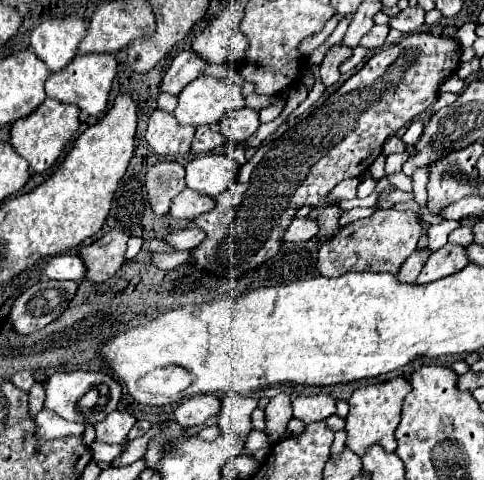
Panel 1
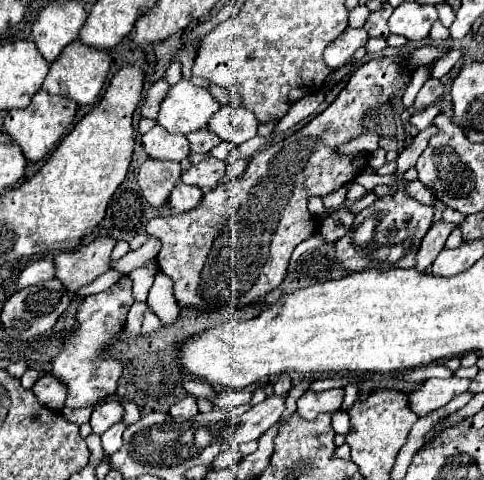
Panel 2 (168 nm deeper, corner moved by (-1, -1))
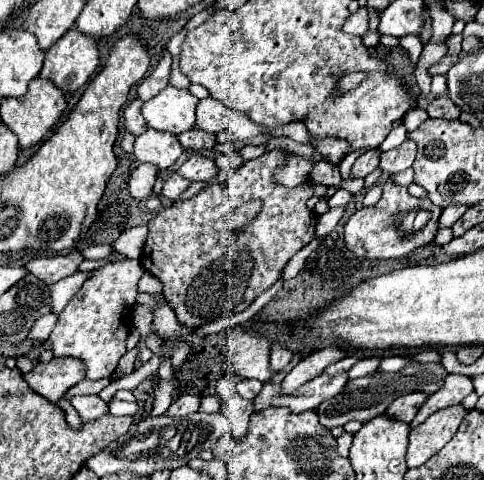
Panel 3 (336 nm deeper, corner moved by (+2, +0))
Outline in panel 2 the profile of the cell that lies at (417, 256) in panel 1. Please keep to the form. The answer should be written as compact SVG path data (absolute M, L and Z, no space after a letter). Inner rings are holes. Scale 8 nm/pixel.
M438 221L436 225L432 225L430 227L430 231L426 233L426 237L422 239L422 243L420 243L420 249L418 249L418 255L416 255L416 271L418 273L424 273L432 263L434 263L434 259L438 257L438 253L442 251L442 247L444 247L444 243L446 243L446 239L448 239L448 235L452 233L452 229L454 229L456 225L452 225L452 223L446 223L446 221Z

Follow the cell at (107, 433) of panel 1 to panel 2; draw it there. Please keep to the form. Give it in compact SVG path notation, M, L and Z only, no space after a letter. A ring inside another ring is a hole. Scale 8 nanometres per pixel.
M106 401L102 403L100 407L96 407L92 411L92 417L90 417L90 425L92 425L92 431L96 435L104 435L112 425L120 423L124 417L124 407L118 403L118 401Z

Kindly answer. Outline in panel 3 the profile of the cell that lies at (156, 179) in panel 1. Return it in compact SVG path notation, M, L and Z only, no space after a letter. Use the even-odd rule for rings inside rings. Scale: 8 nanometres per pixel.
M139 164L137 170L133 170L133 174L129 176L127 188L129 194L137 200L145 200L151 196L153 192L153 184L155 184L155 176L157 176L157 168L151 164Z

